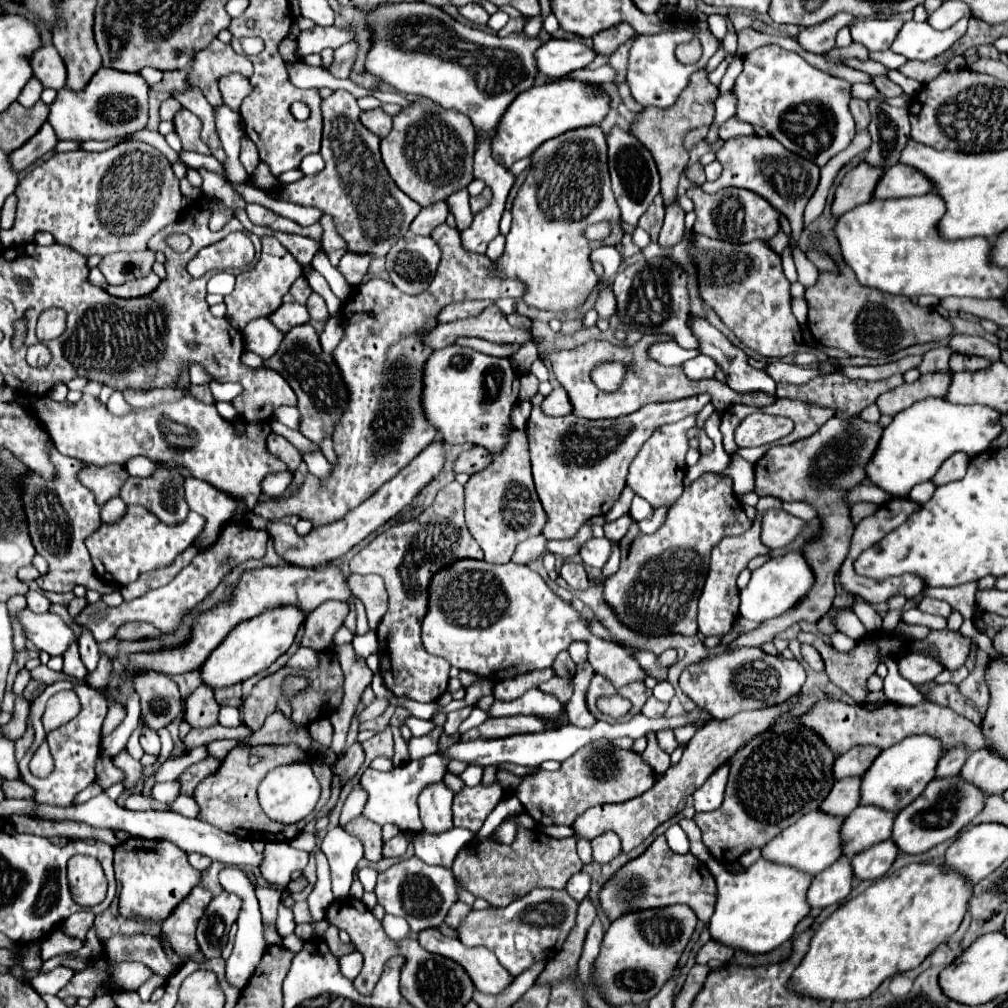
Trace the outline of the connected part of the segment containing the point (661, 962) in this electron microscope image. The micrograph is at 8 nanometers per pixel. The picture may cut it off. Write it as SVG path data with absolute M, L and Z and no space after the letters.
M686 905L646 909L618 917L604 935L594 969L594 983L600 987L604 1001L612 1005L648 1005L648 1001L672 977L696 923L698 919L694 911Z

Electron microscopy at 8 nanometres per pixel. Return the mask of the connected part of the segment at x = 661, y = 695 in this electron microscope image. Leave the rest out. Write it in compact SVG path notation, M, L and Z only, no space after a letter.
M658 683L654 687L654 697L660 701L670 701L674 697L674 687L670 683Z

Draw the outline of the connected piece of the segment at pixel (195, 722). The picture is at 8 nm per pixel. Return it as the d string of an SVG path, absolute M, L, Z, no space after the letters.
M196 689L186 699L186 723L190 727L212 727L218 719L220 705L214 699L212 689Z

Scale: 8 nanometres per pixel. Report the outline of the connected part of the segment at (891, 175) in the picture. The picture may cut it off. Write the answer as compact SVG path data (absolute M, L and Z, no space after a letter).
M894 165L886 169L884 177L880 179L874 197L876 199L898 199L898 197L912 197L912 195L926 195L934 191L934 183L910 165Z

